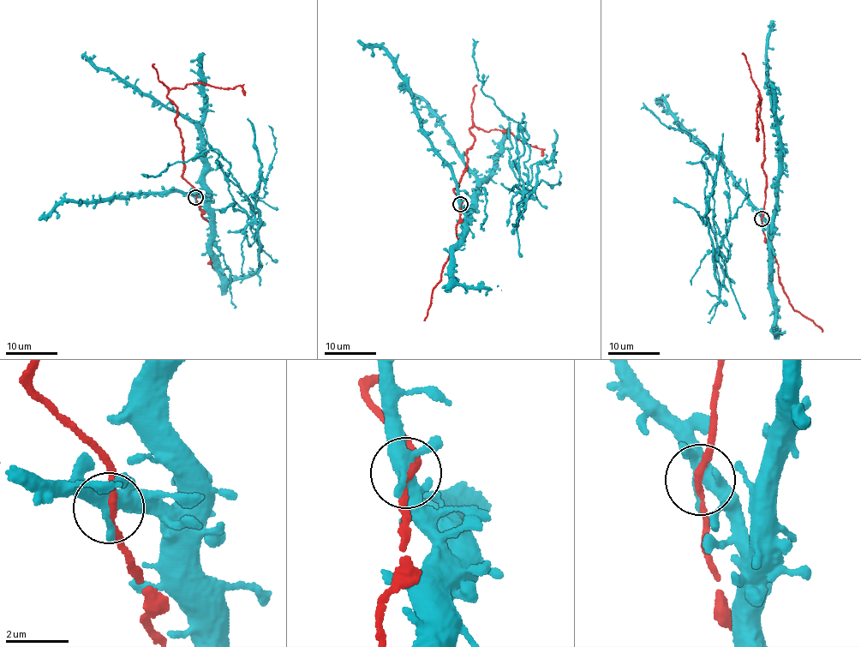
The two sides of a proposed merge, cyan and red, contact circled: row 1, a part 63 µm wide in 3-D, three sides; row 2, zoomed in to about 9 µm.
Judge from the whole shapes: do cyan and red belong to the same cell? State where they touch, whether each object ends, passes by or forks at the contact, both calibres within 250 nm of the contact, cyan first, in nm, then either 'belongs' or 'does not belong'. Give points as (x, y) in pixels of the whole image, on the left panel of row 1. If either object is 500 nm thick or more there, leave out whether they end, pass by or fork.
(195, 197) | cyan forks | red passes by | 400/190 nm | does not belong

